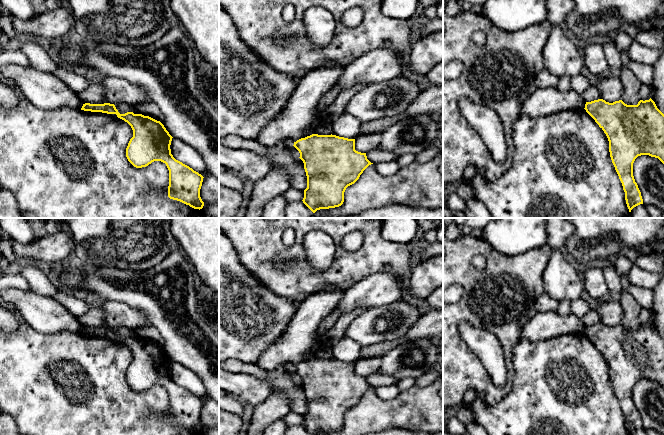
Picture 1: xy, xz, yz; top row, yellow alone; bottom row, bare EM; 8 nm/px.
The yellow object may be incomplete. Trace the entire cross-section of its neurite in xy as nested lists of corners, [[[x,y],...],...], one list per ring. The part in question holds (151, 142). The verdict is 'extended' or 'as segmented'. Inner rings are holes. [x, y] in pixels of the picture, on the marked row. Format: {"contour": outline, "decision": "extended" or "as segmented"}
{"contour": [[[85,103],[83,104],[81,110],[116,114],[118,118],[127,122],[133,130],[133,137],[130,139],[126,148],[126,157],[128,161],[136,168],[146,167],[154,161],[161,161],[165,163],[169,170],[168,197],[170,199],[177,200],[186,205],[189,205],[194,209],[200,210],[203,208],[204,202],[200,197],[200,189],[204,177],[173,157],[170,149],[173,137],[169,134],[160,121],[142,114],[134,114],[133,112],[120,114],[115,105],[110,103]]], "decision": "as segmented"}

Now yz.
{"contour": [[[603,99],[586,102],[586,112],[595,120],[606,134],[612,163],[622,183],[629,212],[643,204],[641,192],[633,176],[633,163],[638,156],[649,155],[664,164],[664,114],[655,102],[640,100],[637,105],[627,105],[622,100],[613,103]]], "decision": "as segmented"}

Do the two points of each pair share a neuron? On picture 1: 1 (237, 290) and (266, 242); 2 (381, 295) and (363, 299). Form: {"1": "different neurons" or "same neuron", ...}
{"1": "different neurons", "2": "same neuron"}

